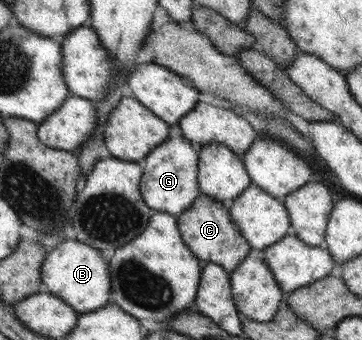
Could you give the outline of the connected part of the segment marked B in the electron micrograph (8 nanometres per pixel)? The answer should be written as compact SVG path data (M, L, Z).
M81 241L59 242L42 263L42 285L44 291L58 295L80 315L102 308L112 291L109 262L101 258L101 252Z

